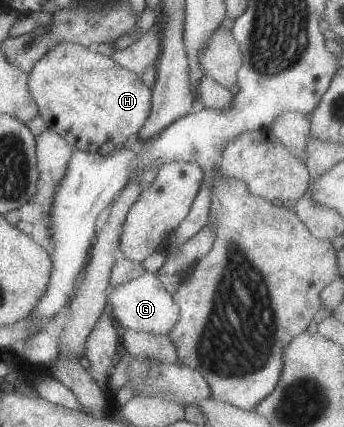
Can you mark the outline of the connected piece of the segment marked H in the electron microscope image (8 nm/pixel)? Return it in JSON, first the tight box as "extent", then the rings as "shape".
{"extent":[27,42,151,154],"shape":[[[61,42],[46,52],[41,60],[28,73],[27,89],[32,104],[37,108],[48,130],[55,132],[65,140],[73,150],[91,152],[92,154],[109,154],[115,148],[141,129],[150,112],[151,92],[139,75],[119,66],[94,48],[83,47],[74,43]]]}

